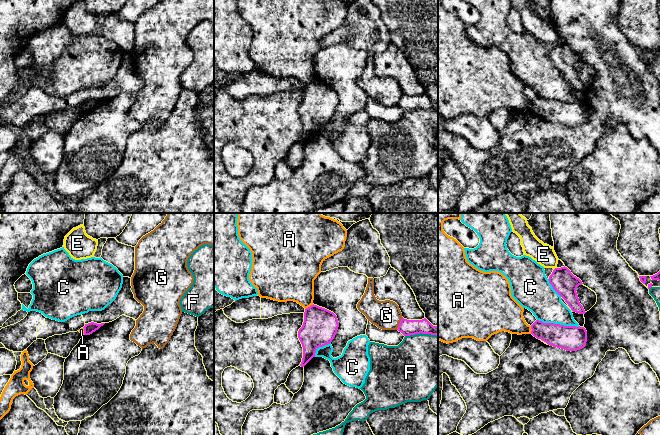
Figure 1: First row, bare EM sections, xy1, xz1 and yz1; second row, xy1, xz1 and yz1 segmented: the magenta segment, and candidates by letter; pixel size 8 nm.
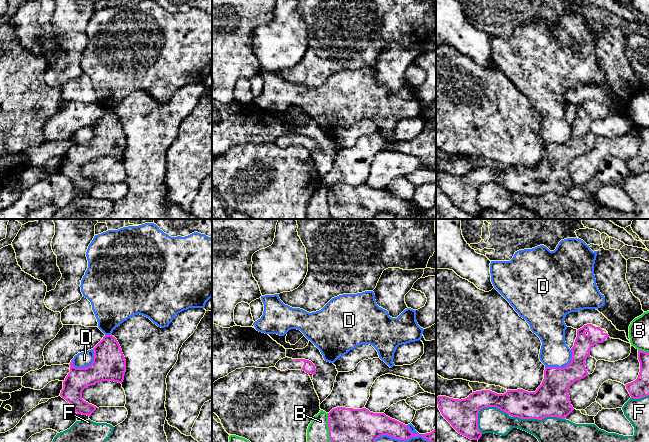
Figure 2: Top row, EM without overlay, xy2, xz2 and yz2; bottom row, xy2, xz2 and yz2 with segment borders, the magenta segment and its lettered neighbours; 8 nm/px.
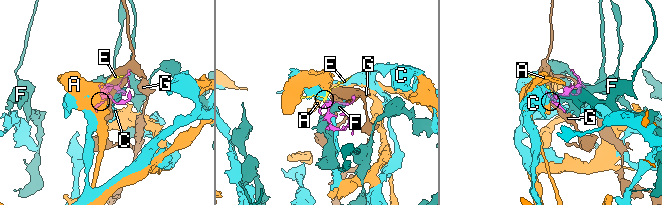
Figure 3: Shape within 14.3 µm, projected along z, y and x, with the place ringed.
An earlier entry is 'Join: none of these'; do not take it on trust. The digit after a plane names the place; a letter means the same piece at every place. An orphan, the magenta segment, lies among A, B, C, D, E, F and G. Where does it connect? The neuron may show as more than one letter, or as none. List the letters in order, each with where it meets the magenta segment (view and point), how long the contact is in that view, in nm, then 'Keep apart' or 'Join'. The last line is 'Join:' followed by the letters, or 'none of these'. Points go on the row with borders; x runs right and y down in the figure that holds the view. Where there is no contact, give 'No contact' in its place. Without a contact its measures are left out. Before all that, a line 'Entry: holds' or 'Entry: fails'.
Entry: holds
A: Touches magenta at xz1 (310, 306). Shared border 80 nm. Keep apart
B: Touches magenta at xz2 (328, 426). Shared border 240 nm. Keep apart
C: Touches magenta at yz1 (558, 324). Shared border 340 nm. Keep apart
D: Touches magenta at xy2 (88, 366). Shared border 220 nm. Keep apart
E: Touches magenta at yz1 (555, 268). Shared border 30 nm. Keep apart
F: Touches magenta at yz2 (538, 419). Shared border 420 nm. Keep apart
G: Touches magenta at xz1 (399, 323). Shared border 120 nm. Keep apart
Join: none of these

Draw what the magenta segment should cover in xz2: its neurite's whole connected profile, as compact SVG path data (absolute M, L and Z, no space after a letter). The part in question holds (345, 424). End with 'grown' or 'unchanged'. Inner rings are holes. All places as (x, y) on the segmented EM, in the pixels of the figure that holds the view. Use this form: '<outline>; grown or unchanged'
M366 408L332 409L328 413L328 427L332 442L375 442L382 435L399 440L422 436L430 442L436 442L436 426L430 433L413 434L407 425L384 413L373 413Z; unchanged

